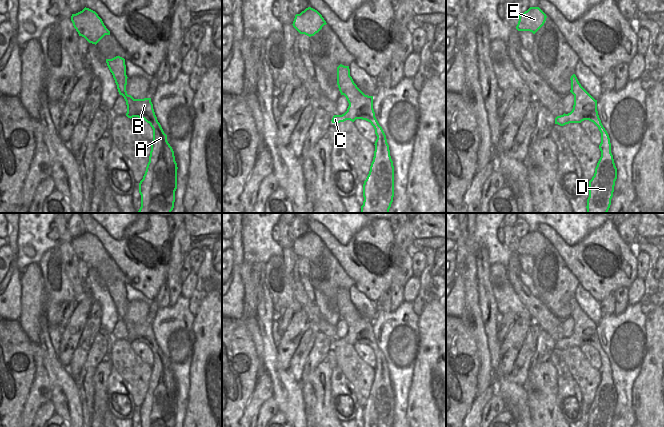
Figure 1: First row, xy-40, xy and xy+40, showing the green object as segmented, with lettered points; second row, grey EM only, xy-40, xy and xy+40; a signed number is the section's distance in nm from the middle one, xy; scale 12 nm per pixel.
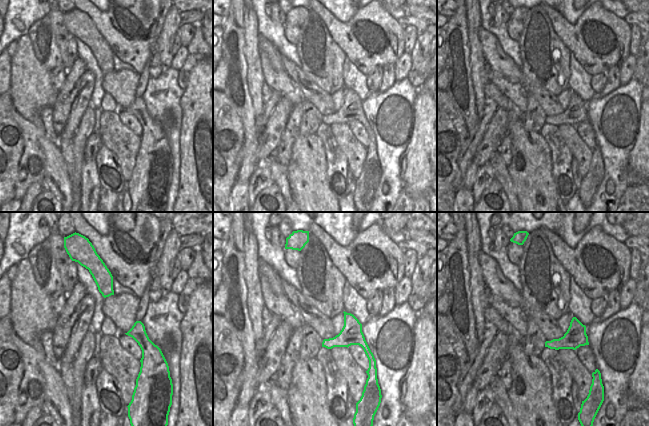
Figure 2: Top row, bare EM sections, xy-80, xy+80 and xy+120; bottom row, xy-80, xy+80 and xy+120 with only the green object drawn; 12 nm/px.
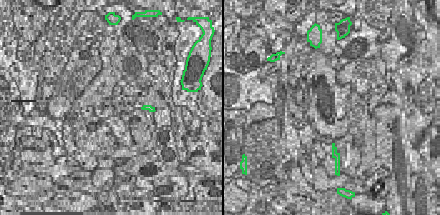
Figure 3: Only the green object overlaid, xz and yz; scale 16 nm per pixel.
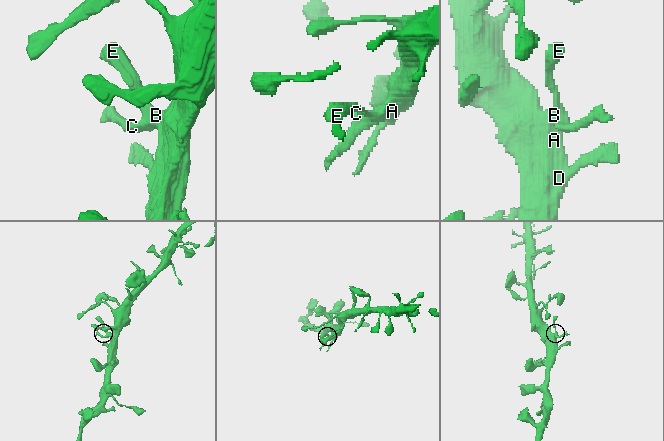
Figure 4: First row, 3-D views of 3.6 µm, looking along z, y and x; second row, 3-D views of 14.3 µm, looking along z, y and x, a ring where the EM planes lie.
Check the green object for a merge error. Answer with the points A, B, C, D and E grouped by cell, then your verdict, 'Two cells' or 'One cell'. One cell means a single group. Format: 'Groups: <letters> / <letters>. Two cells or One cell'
Groups: A B C D E. One cell

